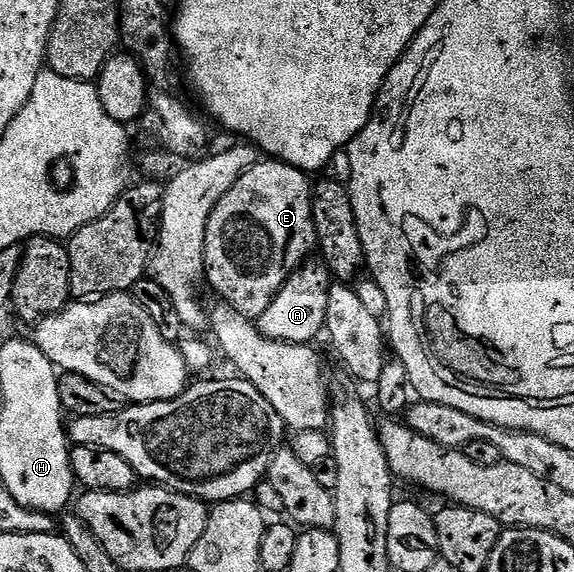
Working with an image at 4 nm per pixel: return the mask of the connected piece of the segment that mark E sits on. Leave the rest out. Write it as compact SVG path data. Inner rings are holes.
M259 160L228 188L208 220L205 281L210 281L225 305L251 320L257 320L272 304L282 285L315 249L312 182L306 178L286 162Z

